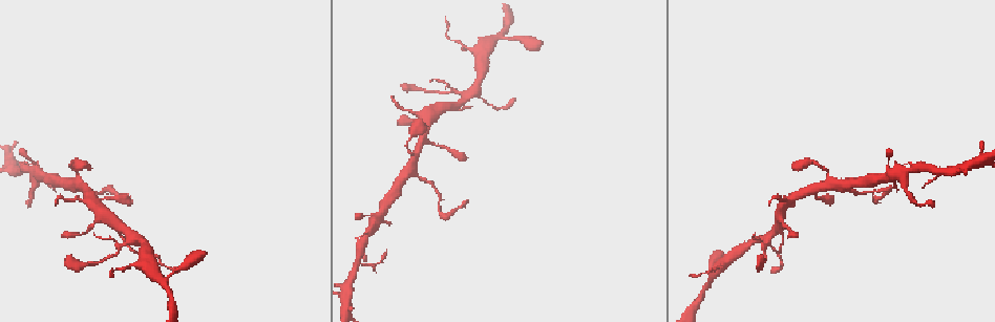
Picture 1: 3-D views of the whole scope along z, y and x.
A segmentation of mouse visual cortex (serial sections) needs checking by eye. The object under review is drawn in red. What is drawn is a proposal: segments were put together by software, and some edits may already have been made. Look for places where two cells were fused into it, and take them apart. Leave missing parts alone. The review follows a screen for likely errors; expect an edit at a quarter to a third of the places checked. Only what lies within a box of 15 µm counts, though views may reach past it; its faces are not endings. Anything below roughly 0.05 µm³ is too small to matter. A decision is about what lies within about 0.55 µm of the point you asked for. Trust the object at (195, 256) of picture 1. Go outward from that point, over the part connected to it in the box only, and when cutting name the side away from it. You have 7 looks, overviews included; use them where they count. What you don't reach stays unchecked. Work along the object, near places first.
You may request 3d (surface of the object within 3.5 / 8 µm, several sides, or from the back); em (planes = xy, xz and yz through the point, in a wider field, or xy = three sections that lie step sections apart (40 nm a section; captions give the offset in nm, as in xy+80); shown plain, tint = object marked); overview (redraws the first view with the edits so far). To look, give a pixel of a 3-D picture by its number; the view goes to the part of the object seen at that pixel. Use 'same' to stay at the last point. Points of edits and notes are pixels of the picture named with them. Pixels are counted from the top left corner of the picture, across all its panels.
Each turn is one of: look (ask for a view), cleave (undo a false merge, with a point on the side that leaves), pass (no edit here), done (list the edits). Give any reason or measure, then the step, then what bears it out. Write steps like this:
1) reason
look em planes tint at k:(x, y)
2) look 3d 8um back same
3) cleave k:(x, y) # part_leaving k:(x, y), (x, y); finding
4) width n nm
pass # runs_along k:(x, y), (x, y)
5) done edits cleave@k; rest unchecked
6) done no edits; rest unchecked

arms part here
look 3d 3.5um at 1:(165, 280)

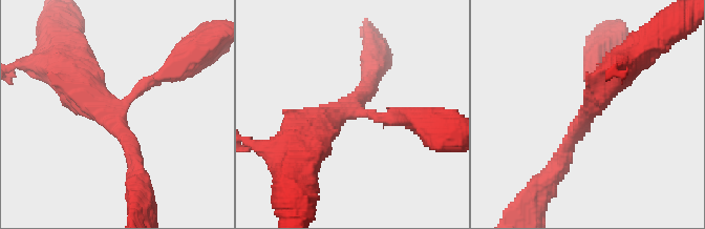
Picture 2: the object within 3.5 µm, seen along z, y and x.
arms 3; arm_widths 200, 250, 500 nm
look em planes tint at 2:(351, 114)

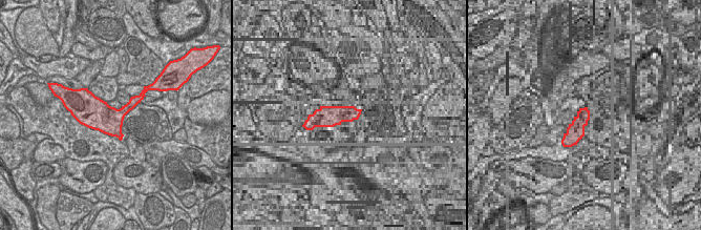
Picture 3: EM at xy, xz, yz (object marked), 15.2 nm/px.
pass # one cell here

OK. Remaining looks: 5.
thick turns thin
look 3d 3.5um at 1:(119, 249)

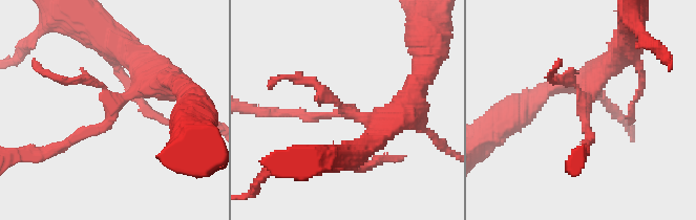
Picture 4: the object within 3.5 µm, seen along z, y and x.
now the EM
look em xy step 3 tint at 4:(114, 107)

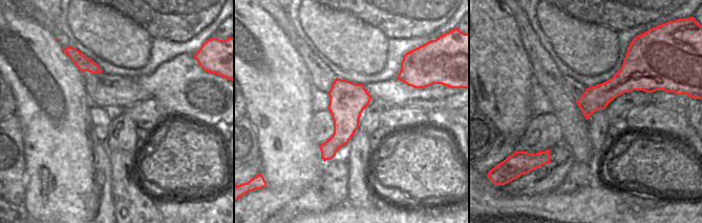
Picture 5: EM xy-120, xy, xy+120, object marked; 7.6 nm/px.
look em xy step 5 tint same

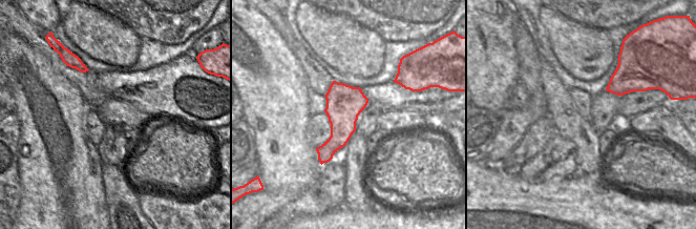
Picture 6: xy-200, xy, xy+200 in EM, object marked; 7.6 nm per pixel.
width 280 nm
pass # runs_along 4:(404, 113), (298, 113); all the same cell

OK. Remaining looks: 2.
thick turns thin
look 3d 3.5um at 1:(415, 173)

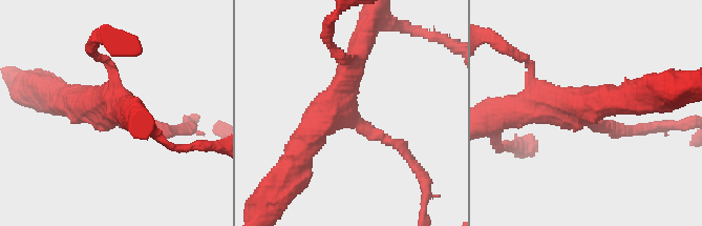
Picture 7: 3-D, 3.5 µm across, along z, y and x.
look em xy step 5 tint at 7:(351, 116)

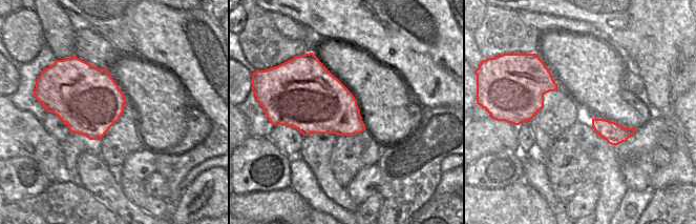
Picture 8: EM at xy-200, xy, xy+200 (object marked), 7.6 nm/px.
cleave 7:(391, 142) # part_leaving 7:(363, 126), (402, 147), (425, 188); a second cell is stuck on

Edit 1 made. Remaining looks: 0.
done edits cleave@7; rest unchecked

